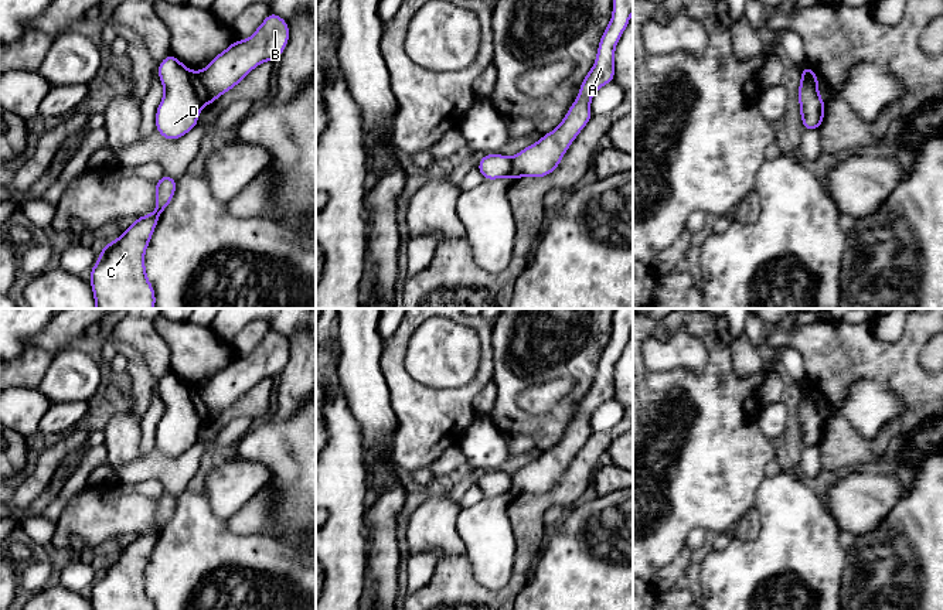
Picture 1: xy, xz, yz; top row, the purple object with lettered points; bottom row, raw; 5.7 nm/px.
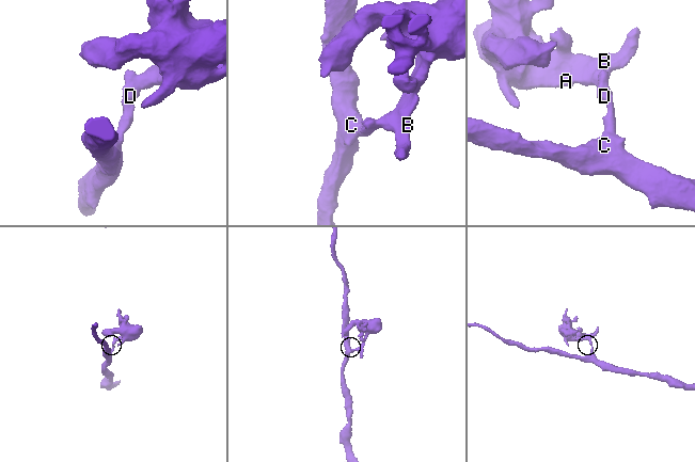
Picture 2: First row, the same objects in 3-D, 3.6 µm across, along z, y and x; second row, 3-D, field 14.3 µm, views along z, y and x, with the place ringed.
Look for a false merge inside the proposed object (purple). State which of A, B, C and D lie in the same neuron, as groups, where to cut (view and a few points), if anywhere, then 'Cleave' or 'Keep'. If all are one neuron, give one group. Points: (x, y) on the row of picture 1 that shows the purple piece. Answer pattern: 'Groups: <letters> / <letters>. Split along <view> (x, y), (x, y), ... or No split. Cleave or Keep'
Groups: A B / C D. Split along xy (191, 72), (193, 89), (203, 105). Cleave

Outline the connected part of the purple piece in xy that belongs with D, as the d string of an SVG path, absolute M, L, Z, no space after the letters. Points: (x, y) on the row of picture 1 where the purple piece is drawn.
M168 54L157 68L164 96L156 110L156 130L177 140L198 123L202 103L193 86L193 71Z

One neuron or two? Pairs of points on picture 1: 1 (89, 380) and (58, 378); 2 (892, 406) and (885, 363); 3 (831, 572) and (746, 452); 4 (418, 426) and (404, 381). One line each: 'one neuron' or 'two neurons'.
1: one neuron
2: two neurons
3: two neurons
4: one neuron

